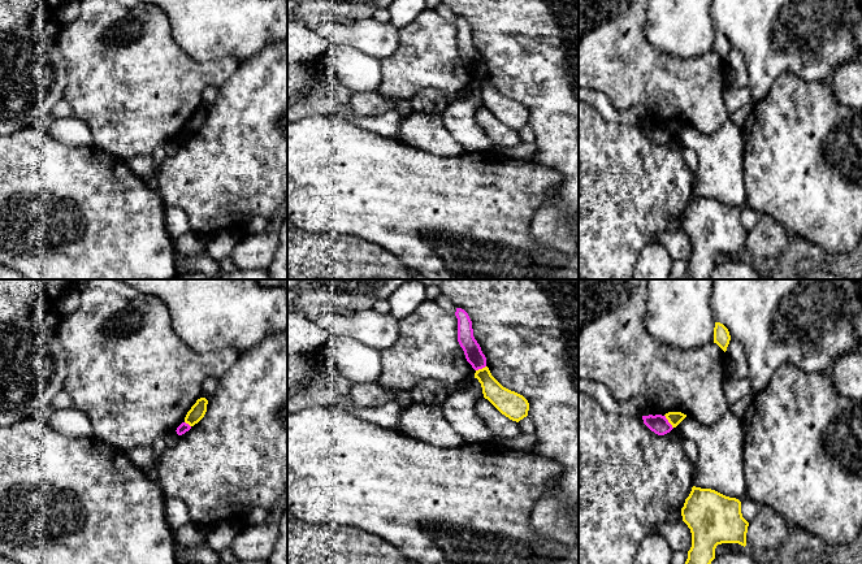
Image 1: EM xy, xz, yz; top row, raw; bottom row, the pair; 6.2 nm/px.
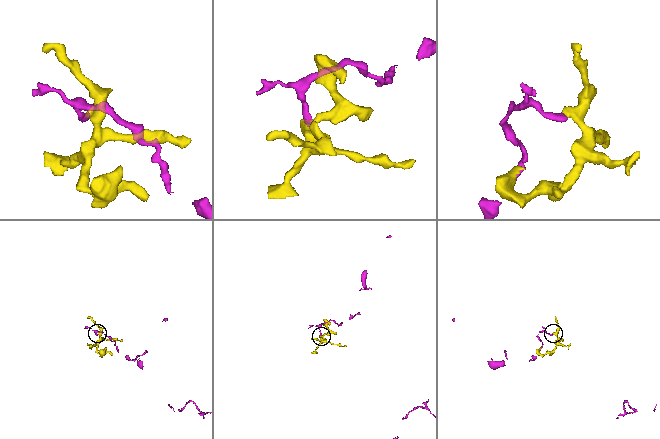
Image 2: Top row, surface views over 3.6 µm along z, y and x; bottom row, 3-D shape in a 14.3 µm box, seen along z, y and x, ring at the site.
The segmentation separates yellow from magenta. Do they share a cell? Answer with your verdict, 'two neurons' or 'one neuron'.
two neurons

